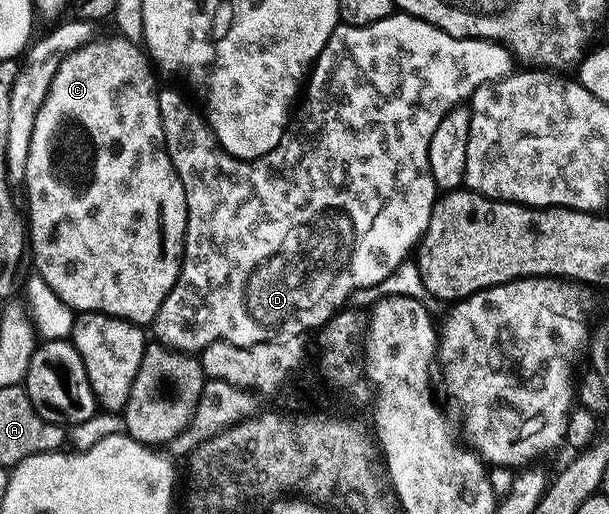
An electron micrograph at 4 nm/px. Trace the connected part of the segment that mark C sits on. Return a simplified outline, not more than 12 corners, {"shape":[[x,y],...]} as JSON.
{"shape":[[97,38],[26,162],[33,270],[153,324],[188,209],[141,46]]}

